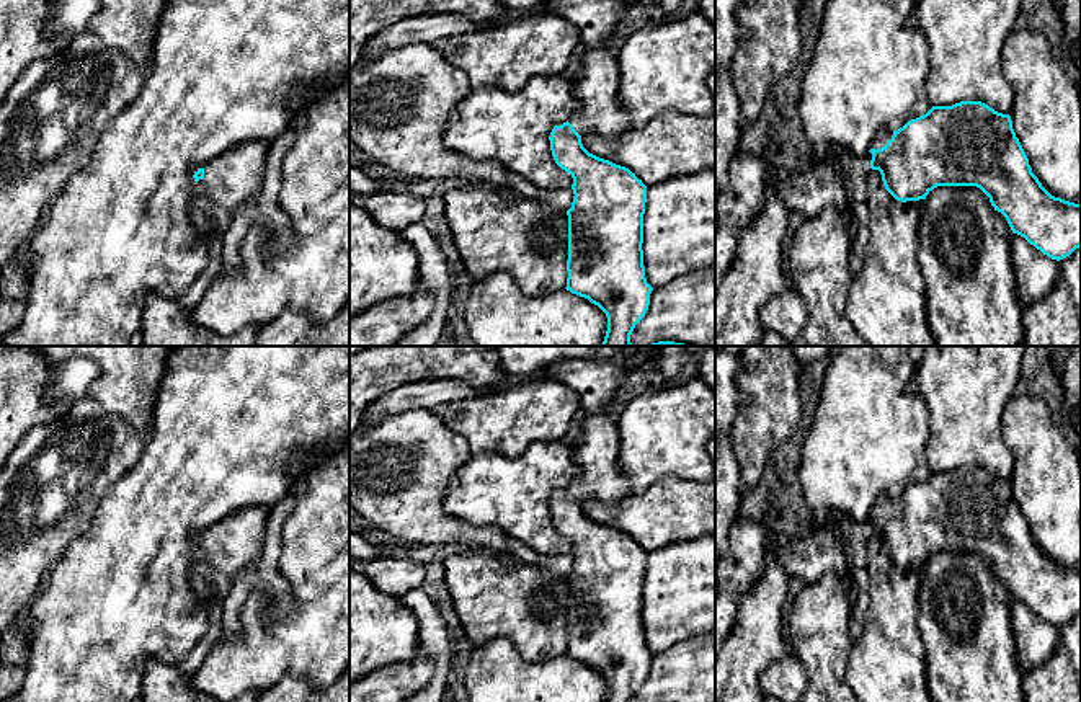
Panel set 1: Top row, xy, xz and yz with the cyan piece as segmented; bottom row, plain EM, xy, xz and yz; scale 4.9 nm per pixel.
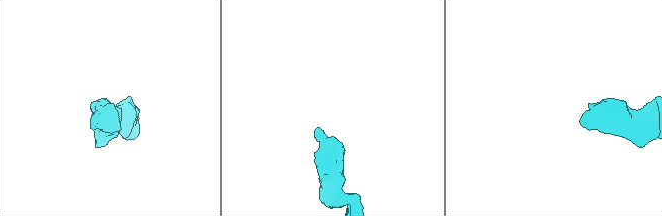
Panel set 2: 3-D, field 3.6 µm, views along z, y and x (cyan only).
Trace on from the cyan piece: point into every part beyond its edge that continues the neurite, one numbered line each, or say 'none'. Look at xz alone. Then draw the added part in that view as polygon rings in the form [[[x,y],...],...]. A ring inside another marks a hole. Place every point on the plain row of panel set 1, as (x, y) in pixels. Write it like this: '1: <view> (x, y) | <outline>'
1: xz (600, 479) | [[[647,358],[558,361],[540,375],[568,385],[581,397],[583,433],[573,446],[578,475],[568,485],[581,503],[614,504],[630,495],[630,480],[617,467],[621,436],[607,407],[624,379]]]

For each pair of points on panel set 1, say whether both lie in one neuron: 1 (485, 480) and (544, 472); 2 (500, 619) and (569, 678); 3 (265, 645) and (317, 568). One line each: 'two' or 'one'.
1: one
2: two
3: one

